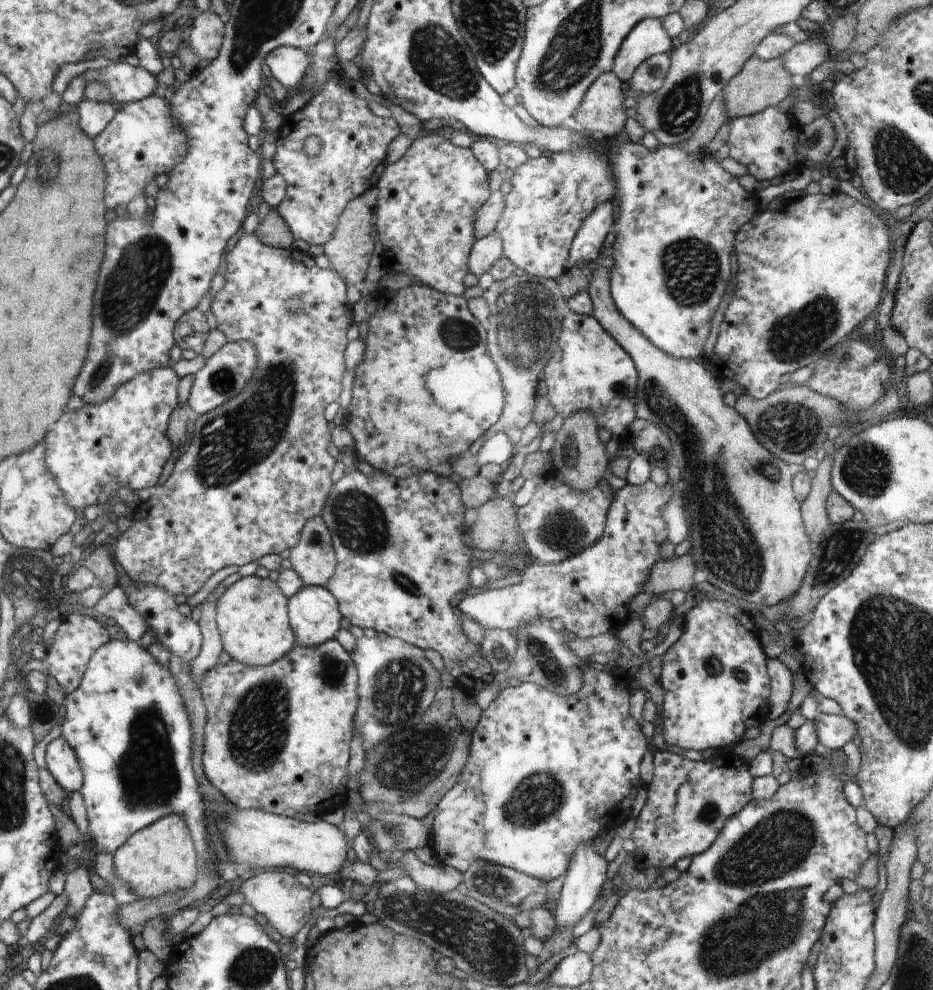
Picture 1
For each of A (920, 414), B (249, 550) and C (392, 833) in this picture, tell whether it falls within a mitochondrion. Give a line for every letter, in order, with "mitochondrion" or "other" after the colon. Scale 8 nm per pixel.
A: other
B: other
C: mitochondrion

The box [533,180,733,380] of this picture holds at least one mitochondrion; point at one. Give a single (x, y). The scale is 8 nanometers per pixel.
(690, 279)

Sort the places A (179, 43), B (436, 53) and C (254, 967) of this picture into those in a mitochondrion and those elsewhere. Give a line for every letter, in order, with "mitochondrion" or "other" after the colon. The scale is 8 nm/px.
A: other
B: mitochondrion
C: mitochondrion

